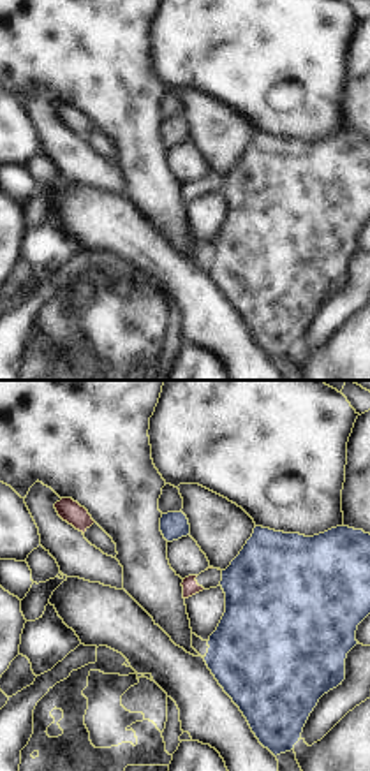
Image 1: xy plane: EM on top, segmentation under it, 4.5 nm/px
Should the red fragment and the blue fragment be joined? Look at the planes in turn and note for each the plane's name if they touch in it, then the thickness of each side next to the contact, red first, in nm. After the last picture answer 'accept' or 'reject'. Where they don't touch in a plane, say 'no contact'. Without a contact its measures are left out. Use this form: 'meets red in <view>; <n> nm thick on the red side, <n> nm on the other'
no contact

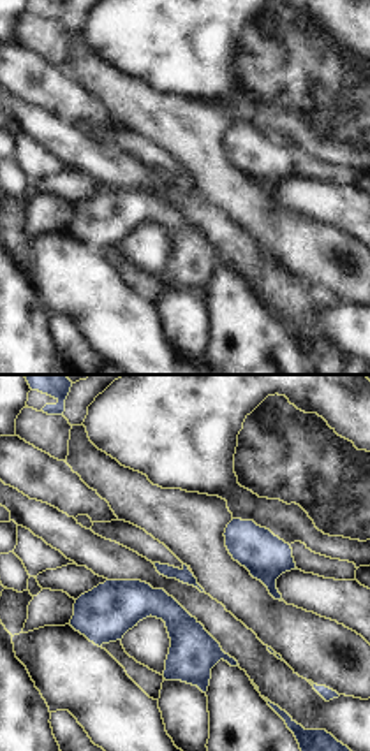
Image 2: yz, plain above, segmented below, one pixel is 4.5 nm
meets red in yz; 20 nm thick on the red side, 70 nm on the other

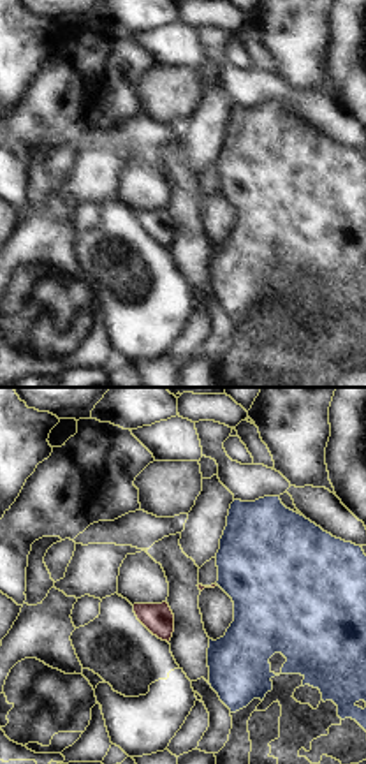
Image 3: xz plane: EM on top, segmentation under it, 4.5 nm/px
no contact

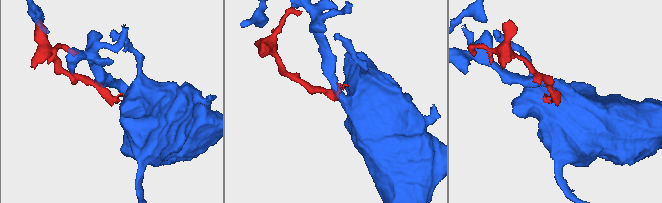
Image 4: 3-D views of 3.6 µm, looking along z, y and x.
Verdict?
reject

